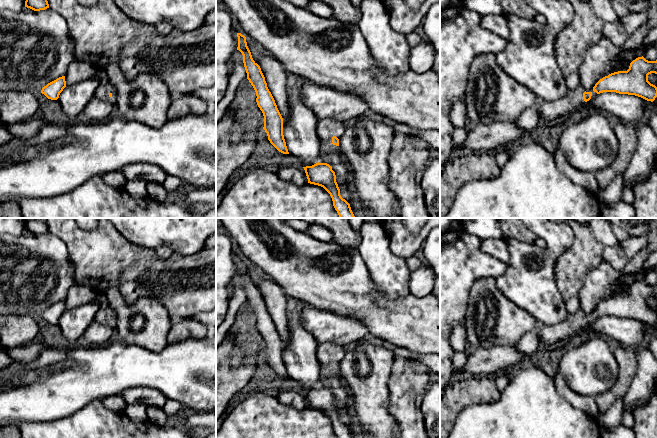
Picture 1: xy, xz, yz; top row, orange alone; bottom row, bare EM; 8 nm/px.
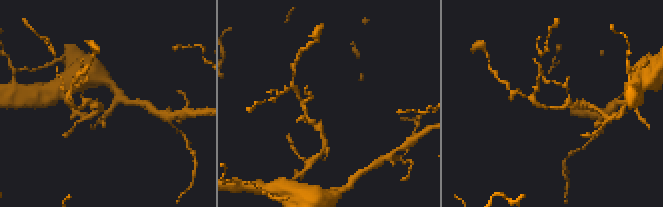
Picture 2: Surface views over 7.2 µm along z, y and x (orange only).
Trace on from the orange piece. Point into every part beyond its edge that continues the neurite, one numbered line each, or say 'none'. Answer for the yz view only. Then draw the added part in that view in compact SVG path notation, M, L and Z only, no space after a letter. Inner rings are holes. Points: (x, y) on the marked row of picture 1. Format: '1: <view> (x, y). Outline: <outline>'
1: yz (573, 98). Outline: M579 85L575 89L568 90L559 100L553 102L539 102L537 110L545 121L550 121L584 105L586 103L583 99L583 93L585 91L592 93L591 98L597 95L597 93L593 91L593 88L586 90L582 85Z

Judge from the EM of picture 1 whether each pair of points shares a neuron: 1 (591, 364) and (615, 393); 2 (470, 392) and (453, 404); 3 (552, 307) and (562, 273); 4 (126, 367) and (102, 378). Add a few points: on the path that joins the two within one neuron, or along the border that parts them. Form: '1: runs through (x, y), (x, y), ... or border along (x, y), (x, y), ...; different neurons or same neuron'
1: border along (618, 365), (615, 383), (593, 396); different neurons
2: runs through (466, 392), (457, 400); same neuron
3: border along (554, 265), (556, 285), (564, 301); different neurons
4: runs through (120, 367), (111, 369), (108, 372); same neuron

